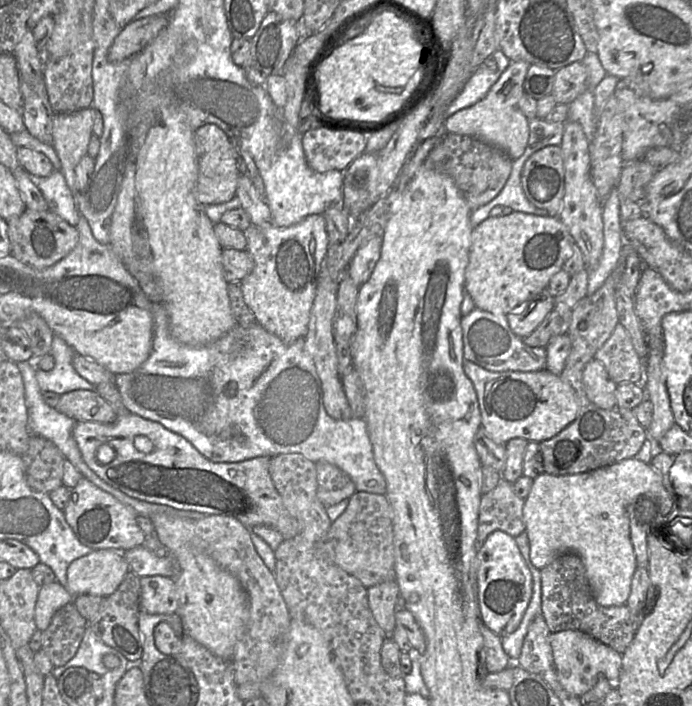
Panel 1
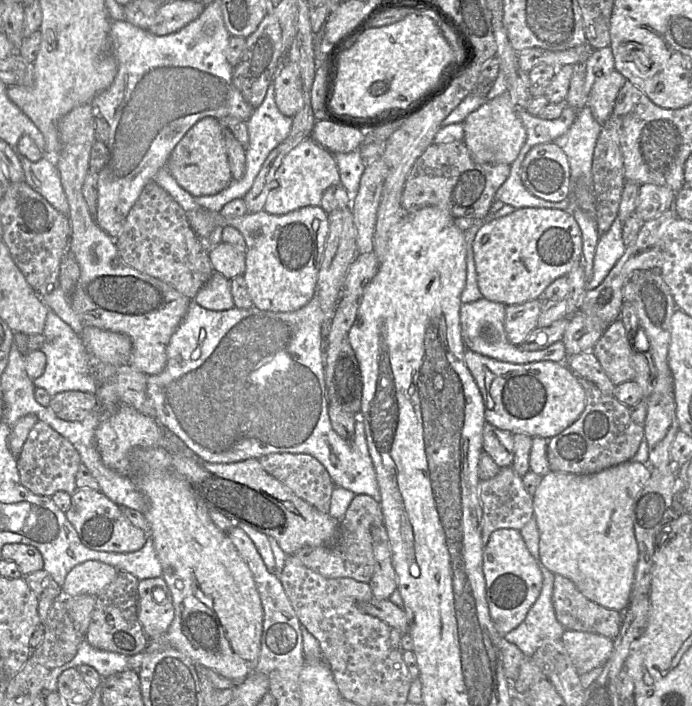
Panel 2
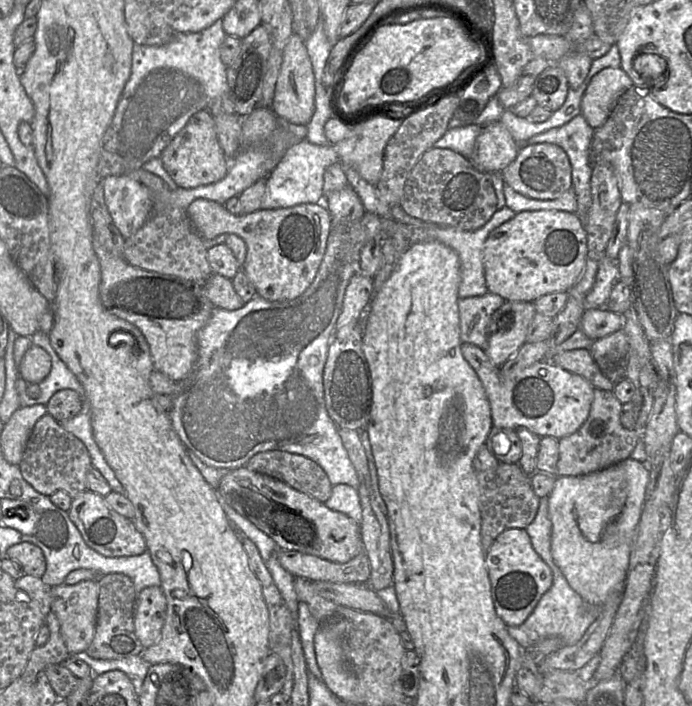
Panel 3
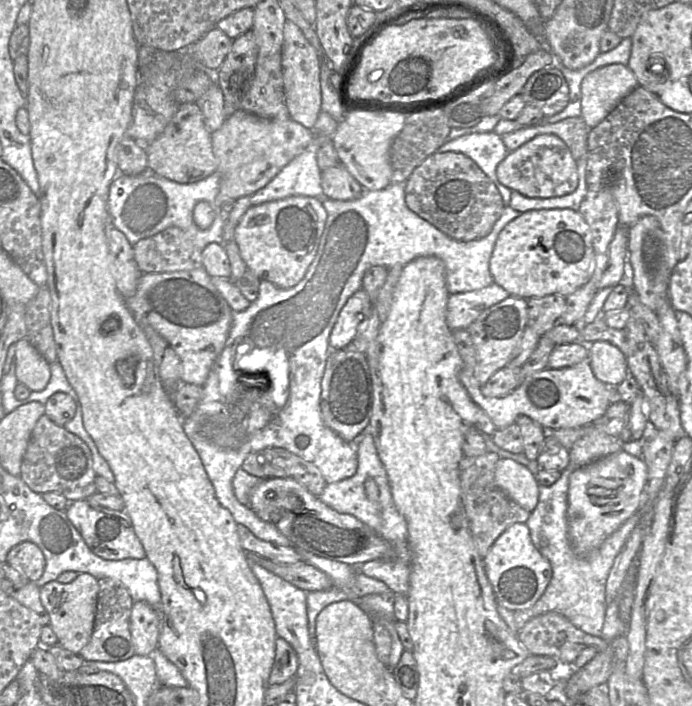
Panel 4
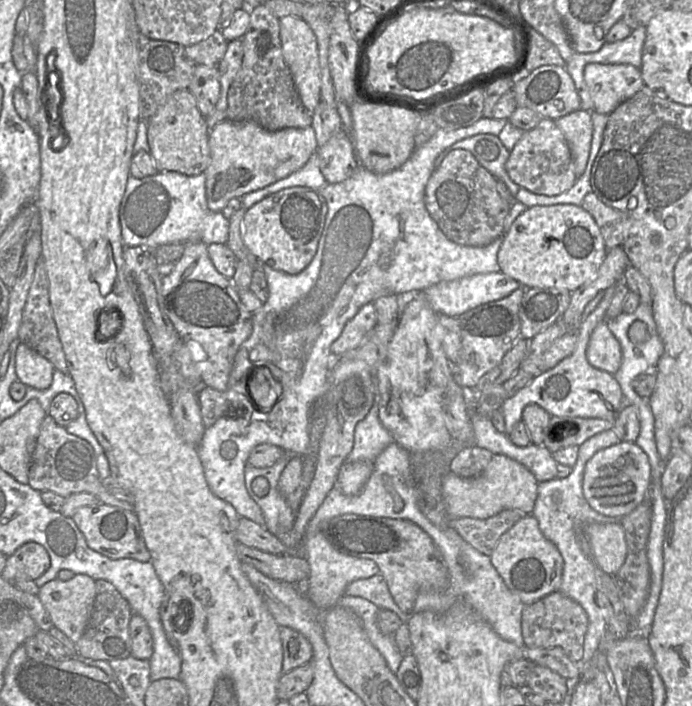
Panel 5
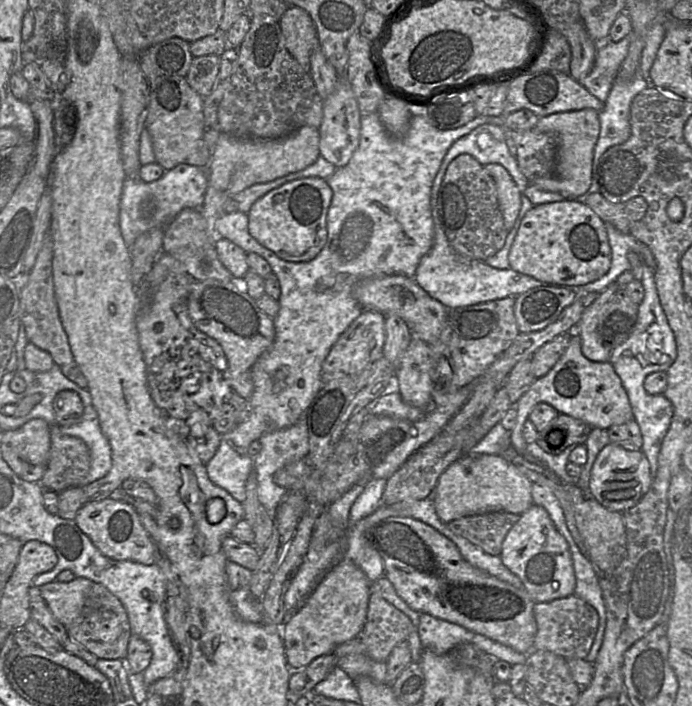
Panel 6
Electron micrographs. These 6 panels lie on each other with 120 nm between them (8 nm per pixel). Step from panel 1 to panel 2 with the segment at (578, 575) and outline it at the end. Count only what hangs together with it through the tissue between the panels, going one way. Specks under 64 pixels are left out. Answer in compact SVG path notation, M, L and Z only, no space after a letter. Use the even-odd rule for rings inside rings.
M555 574L552 601L556 618L565 630L597 633L611 640L620 631L623 612L591 601L560 574Z

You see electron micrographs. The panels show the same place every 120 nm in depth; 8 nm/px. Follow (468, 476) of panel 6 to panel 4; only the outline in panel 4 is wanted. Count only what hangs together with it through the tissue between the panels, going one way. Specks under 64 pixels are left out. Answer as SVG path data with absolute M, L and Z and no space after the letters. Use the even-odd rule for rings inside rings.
M500 458L495 468L496 485L526 511L536 508L539 484L535 474L526 466L508 458Z

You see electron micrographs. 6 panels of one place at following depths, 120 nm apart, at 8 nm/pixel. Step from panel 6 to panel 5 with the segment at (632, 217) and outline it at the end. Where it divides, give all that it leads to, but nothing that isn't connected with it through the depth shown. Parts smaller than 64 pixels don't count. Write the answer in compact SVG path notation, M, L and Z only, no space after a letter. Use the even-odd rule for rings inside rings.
M592 191L584 196L581 207L594 218L607 250L622 247L628 231L626 213L607 206Z

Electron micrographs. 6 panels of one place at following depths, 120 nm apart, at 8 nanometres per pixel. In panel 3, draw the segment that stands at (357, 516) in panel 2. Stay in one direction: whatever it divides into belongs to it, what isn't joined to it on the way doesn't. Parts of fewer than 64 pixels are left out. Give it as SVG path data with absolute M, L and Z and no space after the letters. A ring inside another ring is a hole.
M277 550L280 565L294 577L356 584L366 584L370 579L370 561L365 551L346 563L337 563L297 551Z

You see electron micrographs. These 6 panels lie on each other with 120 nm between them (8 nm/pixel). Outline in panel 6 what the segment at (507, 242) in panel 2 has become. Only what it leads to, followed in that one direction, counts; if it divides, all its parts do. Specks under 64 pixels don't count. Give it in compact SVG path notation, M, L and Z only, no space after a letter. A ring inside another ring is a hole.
M562 200L534 205L526 212L508 259L511 269L544 284L583 286L609 271L612 251L605 222L586 203Z

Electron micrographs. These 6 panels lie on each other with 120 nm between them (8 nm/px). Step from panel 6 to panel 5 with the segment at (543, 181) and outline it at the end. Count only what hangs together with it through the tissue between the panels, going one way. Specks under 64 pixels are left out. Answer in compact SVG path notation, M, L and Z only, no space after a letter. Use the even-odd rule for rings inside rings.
M579 109L554 121L569 144L573 169L578 177L586 168L591 148L593 134L591 112Z

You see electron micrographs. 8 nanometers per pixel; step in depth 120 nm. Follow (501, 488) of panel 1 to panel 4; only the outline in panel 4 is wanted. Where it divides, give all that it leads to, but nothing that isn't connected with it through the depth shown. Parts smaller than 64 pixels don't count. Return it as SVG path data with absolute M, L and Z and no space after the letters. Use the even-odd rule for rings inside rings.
M491 451L476 457L463 458L459 462L459 478L462 502L470 532L482 559L487 555L496 539L512 524L525 523L530 512L510 499L495 483L495 468L500 457Z

